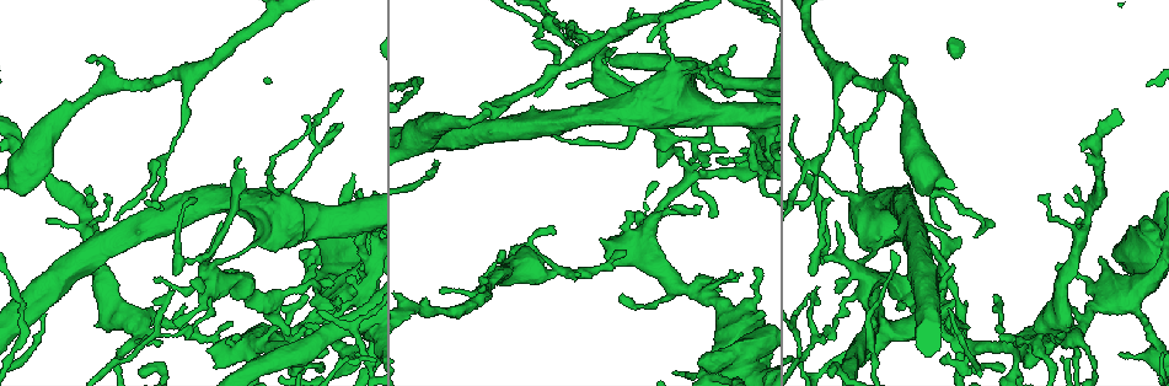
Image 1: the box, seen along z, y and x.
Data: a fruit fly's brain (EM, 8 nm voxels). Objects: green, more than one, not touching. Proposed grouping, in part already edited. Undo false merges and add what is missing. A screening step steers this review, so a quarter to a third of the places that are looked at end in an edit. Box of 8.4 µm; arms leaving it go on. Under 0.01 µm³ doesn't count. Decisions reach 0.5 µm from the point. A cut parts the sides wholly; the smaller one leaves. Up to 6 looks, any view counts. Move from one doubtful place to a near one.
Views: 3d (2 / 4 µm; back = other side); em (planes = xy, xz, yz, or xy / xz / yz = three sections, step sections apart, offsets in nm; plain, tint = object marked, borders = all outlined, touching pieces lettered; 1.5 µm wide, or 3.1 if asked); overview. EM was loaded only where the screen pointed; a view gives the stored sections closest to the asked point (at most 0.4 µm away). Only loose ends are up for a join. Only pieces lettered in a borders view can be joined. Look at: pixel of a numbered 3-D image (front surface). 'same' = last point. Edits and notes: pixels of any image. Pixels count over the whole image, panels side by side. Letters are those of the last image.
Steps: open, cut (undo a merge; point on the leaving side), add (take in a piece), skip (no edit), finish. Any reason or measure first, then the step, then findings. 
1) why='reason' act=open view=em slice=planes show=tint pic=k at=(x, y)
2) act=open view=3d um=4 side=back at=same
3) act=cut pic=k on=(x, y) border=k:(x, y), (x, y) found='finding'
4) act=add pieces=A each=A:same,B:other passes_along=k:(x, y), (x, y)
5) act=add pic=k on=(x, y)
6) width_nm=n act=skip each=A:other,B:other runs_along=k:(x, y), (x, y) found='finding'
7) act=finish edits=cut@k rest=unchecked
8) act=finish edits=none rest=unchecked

why='free end' act=open view=em slice=planes show=borders pic=1 at=(713, 278)

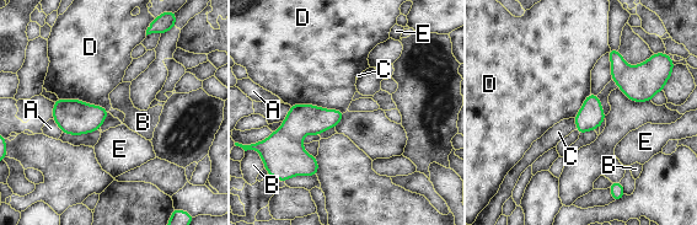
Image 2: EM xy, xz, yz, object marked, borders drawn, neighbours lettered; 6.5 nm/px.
act=skip each=A:other,B:other,C:other,D:other,E:other border=2:(290, 105), (314, 103), (344, 112) found='none of them fits'

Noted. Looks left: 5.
act=open view=em slice=xy step=4 show=tint pic=1 at=(209, 311)

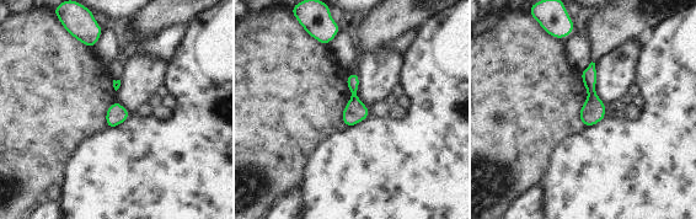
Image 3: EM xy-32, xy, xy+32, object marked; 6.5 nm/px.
act=open view=em slice=planes show=borders at=same

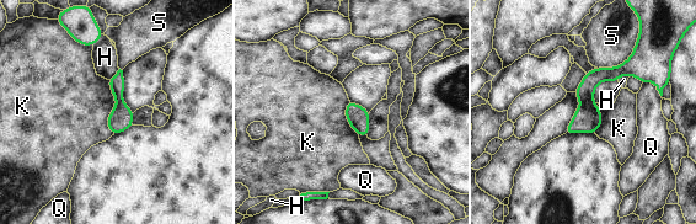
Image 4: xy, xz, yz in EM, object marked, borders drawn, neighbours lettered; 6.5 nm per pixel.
act=cut pic=4 on=(587, 118) each=H:other,K:other,Q:other,S:other border=4:(592, 97), (582, 102) found='a second neuron is stuck on'

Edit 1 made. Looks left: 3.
why='thick turns thin' act=open view=em slice=xz step=4 show=borders pic=1 at=(127, 349)

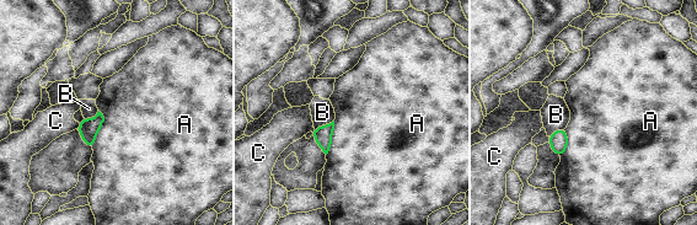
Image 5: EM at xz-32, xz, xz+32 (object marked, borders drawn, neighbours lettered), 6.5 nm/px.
act=skip each=A:other,B:other,C:other border=5:(98, 110), (103, 123), (92, 149) found='all the same neuron'

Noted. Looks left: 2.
act=finish edits=cut@4 rest=unchecked

